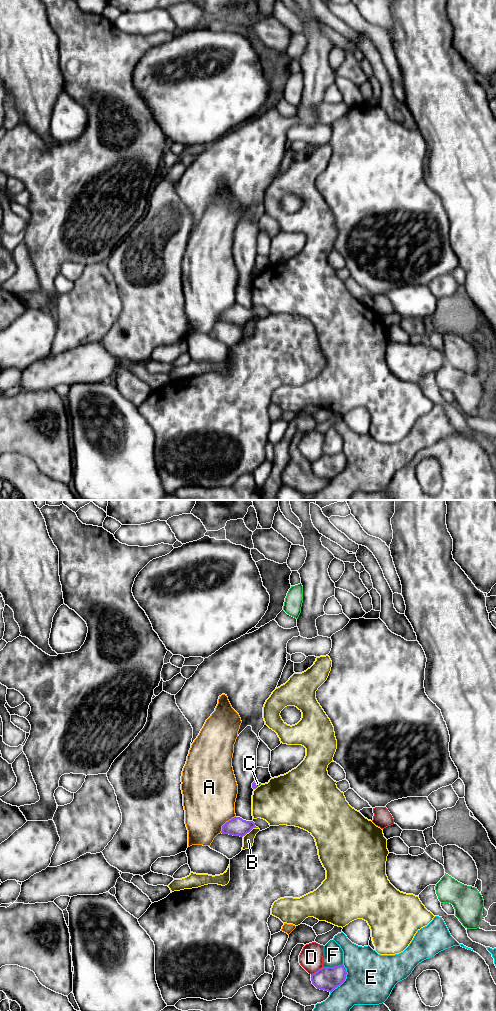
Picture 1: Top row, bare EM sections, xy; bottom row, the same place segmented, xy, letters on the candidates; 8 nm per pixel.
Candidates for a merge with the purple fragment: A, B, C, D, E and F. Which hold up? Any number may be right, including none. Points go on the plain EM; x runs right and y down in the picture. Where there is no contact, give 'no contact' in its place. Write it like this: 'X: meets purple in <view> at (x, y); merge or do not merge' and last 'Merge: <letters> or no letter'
A: meets purple in xy at (225, 311); do not merge
B: meets purple in xy at (249, 319); do not merge
C: meets purple in xy at (255, 272); do not merge
D: meets purple in xy at (317, 459); do not merge
E: meets purple in xy at (345, 466); do not merge
F: meets purple in xy at (332, 455); do not merge
Merge: no letter

